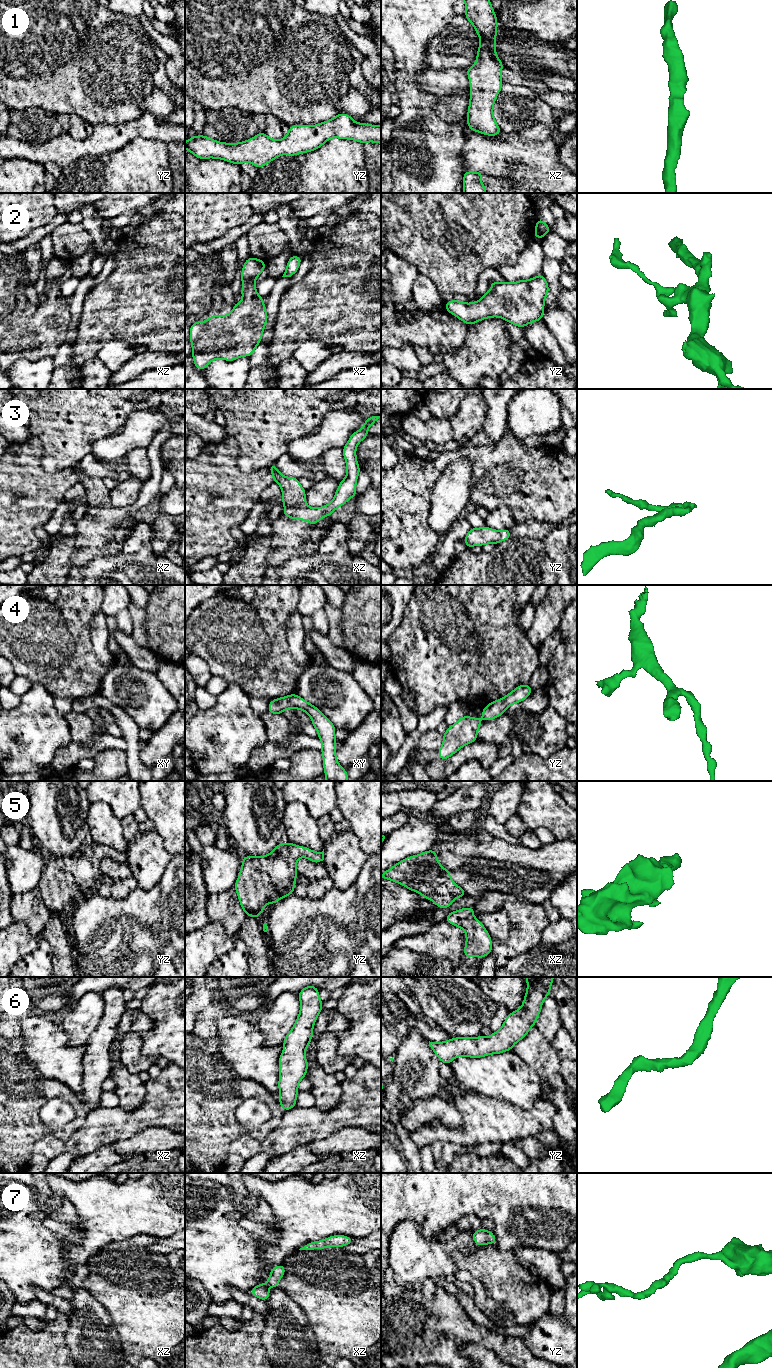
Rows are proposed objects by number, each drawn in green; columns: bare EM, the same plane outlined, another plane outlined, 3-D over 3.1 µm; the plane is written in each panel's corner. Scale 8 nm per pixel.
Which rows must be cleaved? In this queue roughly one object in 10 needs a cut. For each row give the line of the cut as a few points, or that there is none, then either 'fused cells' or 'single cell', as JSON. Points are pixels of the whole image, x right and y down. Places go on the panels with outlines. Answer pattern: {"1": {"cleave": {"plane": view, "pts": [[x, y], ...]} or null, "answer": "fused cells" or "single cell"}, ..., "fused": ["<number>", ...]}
{"1": {"cleave": null, "answer": "single cell"}, "2": {"cleave": null, "answer": "single cell"}, "3": {"cleave": null, "answer": "single cell"}, "4": {"cleave": null, "answer": "single cell"}, "5": {"cleave": null, "answer": "single cell"}, "6": {"cleave": null, "answer": "single cell"}, "7": {"cleave": null, "answer": "single cell"}, "fused": []}

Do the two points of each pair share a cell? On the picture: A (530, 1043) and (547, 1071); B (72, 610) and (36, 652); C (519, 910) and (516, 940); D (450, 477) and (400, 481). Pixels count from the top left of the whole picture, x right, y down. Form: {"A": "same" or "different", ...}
{"A": "same", "B": "same", "C": "same", "D": "different"}

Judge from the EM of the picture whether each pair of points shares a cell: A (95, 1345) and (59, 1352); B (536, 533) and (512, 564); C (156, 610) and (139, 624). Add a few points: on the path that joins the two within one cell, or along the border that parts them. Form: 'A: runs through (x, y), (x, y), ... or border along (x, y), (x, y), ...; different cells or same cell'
A: border along (68, 1326), (65, 1332), (65, 1344), (72, 1357); different cells
B: border along (510, 537), (529, 537), (541, 541); different cells
C: border along (143, 609), (145, 612), (146, 642); different cells

